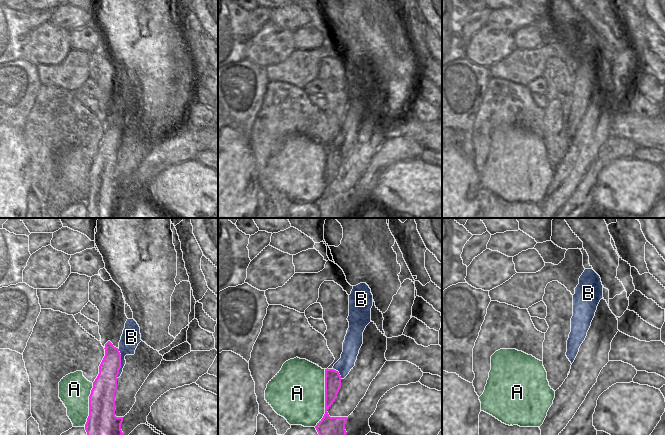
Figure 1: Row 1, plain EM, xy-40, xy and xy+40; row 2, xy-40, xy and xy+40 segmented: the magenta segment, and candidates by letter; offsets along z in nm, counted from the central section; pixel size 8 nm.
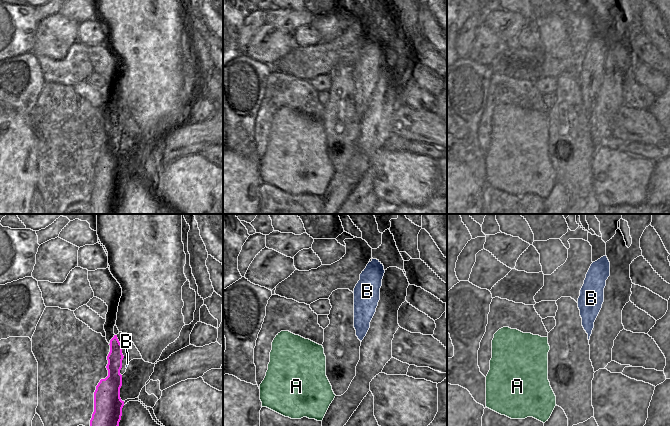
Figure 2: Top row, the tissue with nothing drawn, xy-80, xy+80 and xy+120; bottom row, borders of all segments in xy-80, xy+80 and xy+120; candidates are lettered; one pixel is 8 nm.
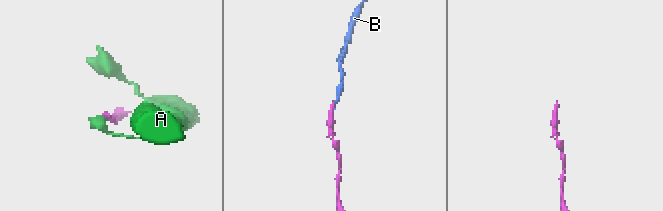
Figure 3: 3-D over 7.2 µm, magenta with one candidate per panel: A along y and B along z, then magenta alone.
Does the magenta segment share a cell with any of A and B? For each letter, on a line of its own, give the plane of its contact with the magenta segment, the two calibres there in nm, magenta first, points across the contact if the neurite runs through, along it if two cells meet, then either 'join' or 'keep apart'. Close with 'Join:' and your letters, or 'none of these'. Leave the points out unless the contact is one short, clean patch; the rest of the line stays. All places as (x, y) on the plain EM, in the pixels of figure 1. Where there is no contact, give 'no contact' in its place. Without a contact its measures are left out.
A: meets magenta in xy; 190 nm thick on the magenta side, 440 nm on the other; border along xy (325, 145), (325, 189), (314, 202); keep apart
B: meets magenta in xy-40; 190 nm thick on the magenta side, 160 nm on the other; runs through xy-40 (105, 161), (107, 152), (120, 139), (120, 129), (131, 113); join
Join: B

